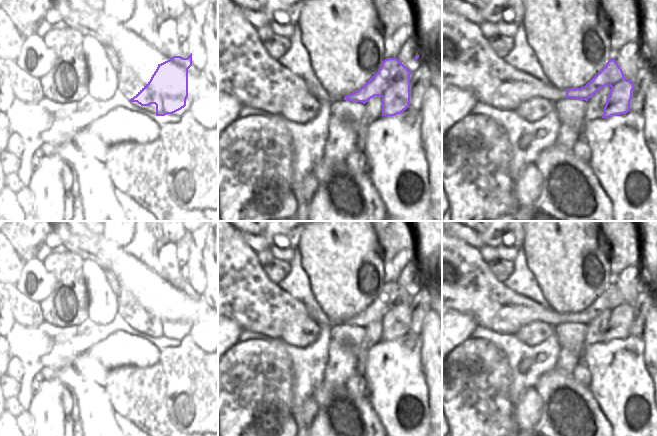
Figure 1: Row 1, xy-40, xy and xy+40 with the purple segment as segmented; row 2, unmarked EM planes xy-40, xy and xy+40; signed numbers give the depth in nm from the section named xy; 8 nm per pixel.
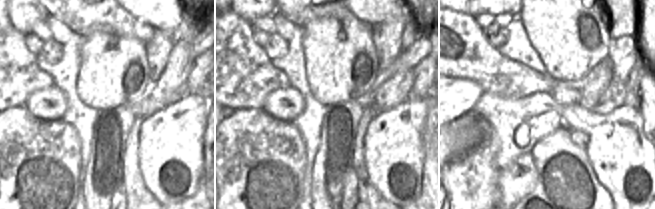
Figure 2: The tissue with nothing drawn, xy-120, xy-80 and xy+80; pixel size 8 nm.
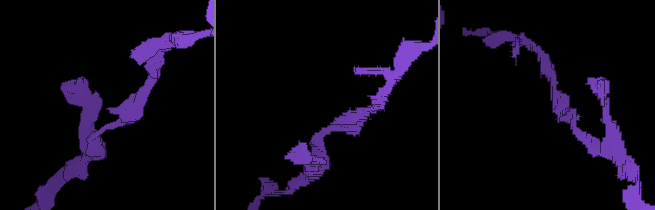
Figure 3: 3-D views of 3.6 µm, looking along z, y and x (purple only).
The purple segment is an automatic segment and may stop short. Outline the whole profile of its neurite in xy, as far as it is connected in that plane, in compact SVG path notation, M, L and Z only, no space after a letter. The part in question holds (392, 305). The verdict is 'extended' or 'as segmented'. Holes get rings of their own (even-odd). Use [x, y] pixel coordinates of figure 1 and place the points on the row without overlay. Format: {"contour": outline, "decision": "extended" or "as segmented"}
{"contour": "M387 282L380 293L357 315L344 324L365 328L375 320L382 321L382 340L395 340L410 329L411 295L397 282Z", "decision": "as segmented"}

